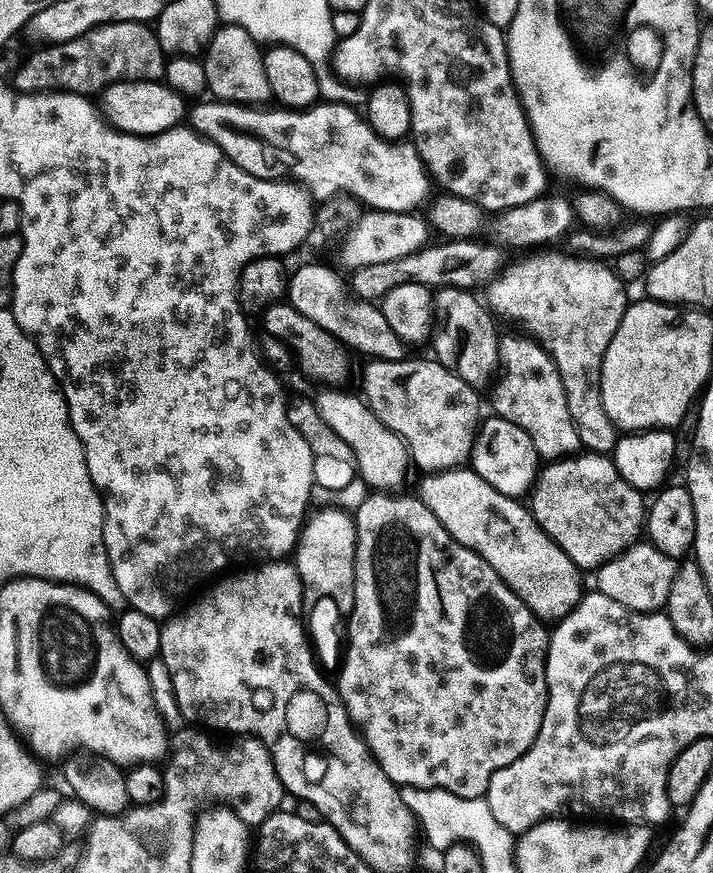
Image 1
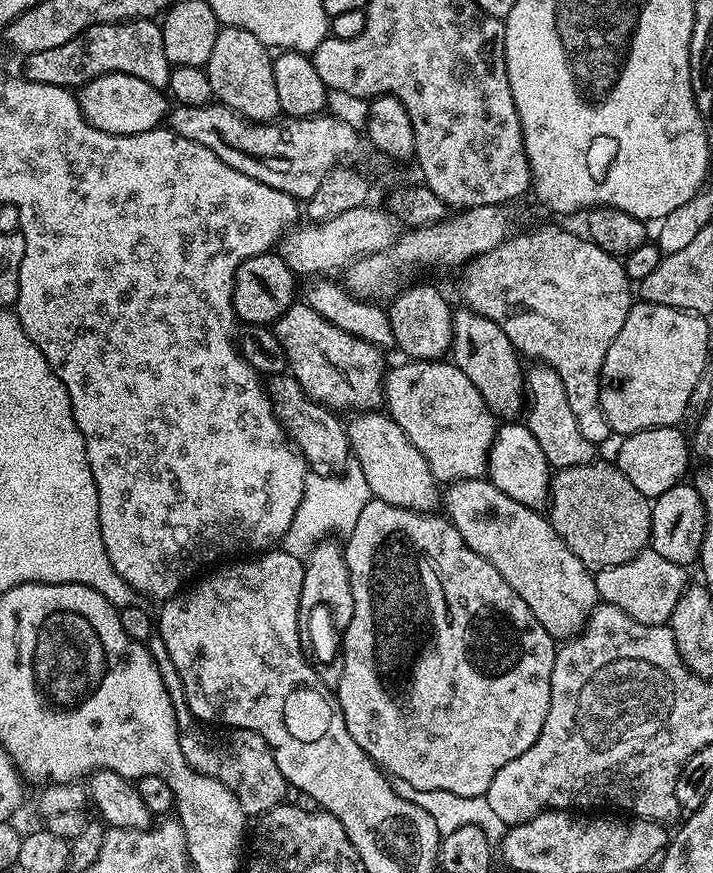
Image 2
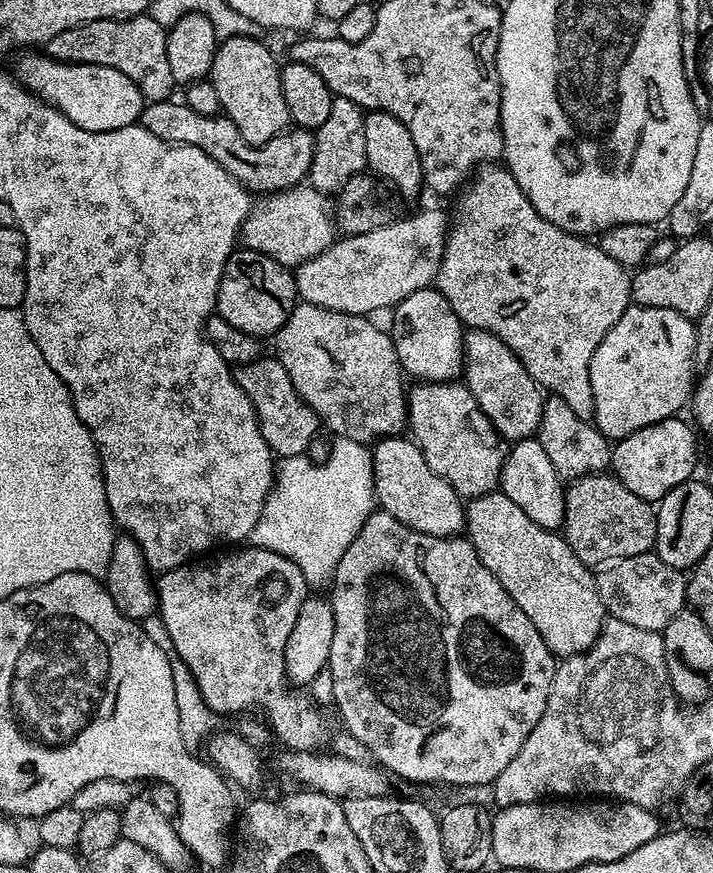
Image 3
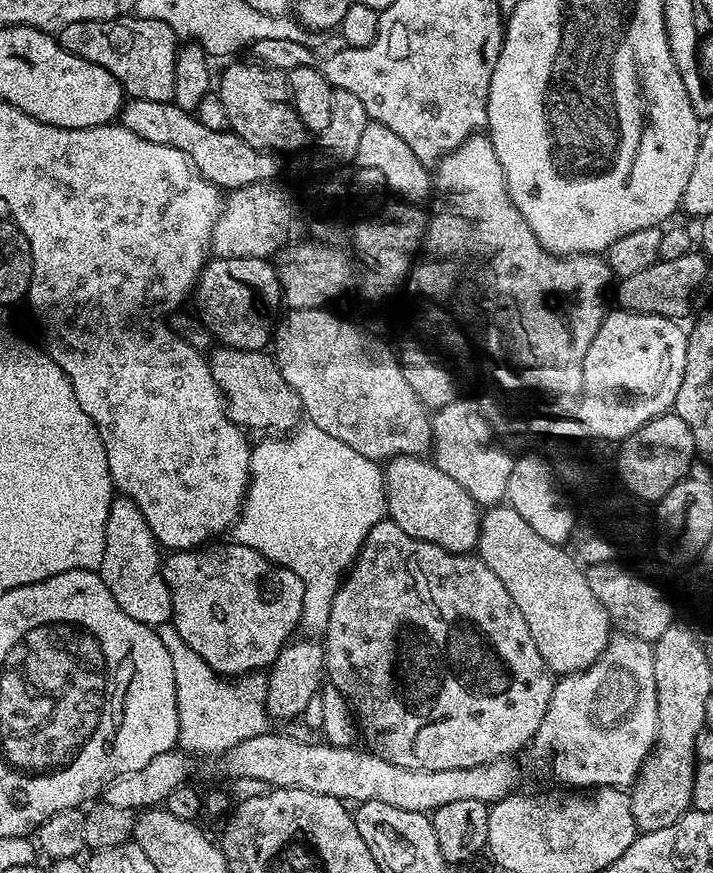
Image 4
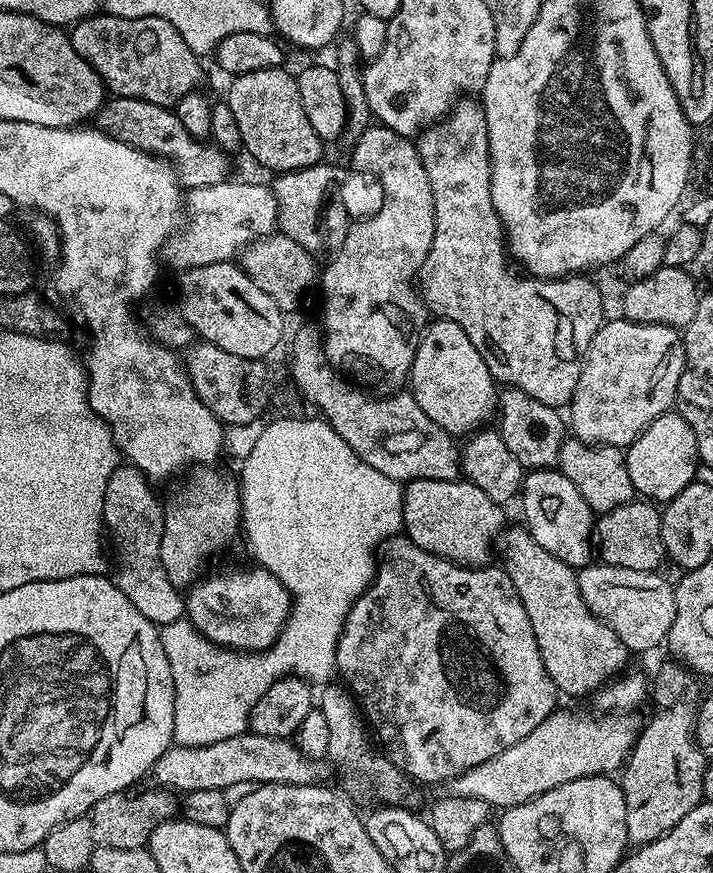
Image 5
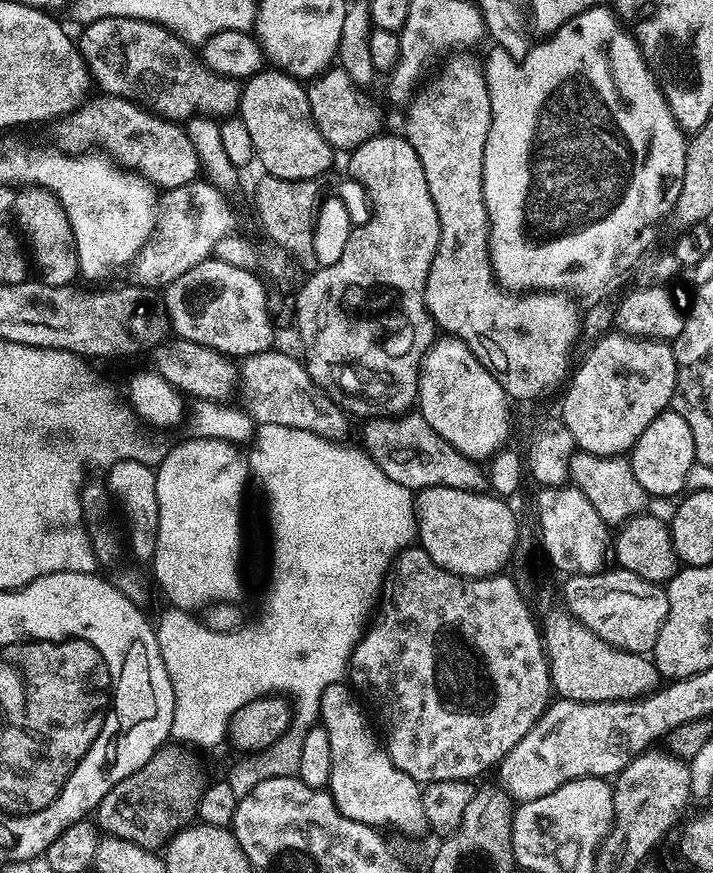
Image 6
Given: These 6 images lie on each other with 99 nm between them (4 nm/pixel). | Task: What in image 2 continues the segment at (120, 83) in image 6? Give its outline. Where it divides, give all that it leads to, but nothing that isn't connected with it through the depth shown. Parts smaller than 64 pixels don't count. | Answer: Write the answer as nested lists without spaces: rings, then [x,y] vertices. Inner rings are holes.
[[[145,18],[118,24],[95,24],[80,32],[62,46],[50,46],[50,50],[29,52],[23,57],[23,75],[34,82],[79,89],[88,80],[104,72],[121,72],[142,78],[150,86],[167,89],[173,65],[166,58],[166,46],[162,46],[162,30],[155,19]]]

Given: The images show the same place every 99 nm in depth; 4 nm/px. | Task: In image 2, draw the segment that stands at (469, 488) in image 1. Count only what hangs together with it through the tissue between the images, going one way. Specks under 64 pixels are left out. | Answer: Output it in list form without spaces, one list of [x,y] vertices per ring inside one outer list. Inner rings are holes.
[[[487,478],[457,480],[447,485],[442,508],[458,534],[462,534],[466,546],[486,558],[506,578],[510,590],[530,606],[546,634],[563,642],[584,627],[600,600],[596,577],[567,548],[543,511],[514,502],[514,498],[502,494]]]

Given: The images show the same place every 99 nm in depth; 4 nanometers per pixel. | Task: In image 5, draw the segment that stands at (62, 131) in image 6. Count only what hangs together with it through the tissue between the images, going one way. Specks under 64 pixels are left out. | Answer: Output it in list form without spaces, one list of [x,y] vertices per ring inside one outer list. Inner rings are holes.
[[[118,96],[109,99],[101,107],[94,117],[94,124],[99,131],[114,137],[118,142],[142,150],[149,156],[159,156],[161,160],[170,162],[177,180],[185,189],[214,186],[229,179],[229,153],[223,152],[211,142],[205,142],[199,136],[192,136],[190,130],[186,130],[186,126],[178,122],[172,108],[163,108],[154,106],[150,102]]]

